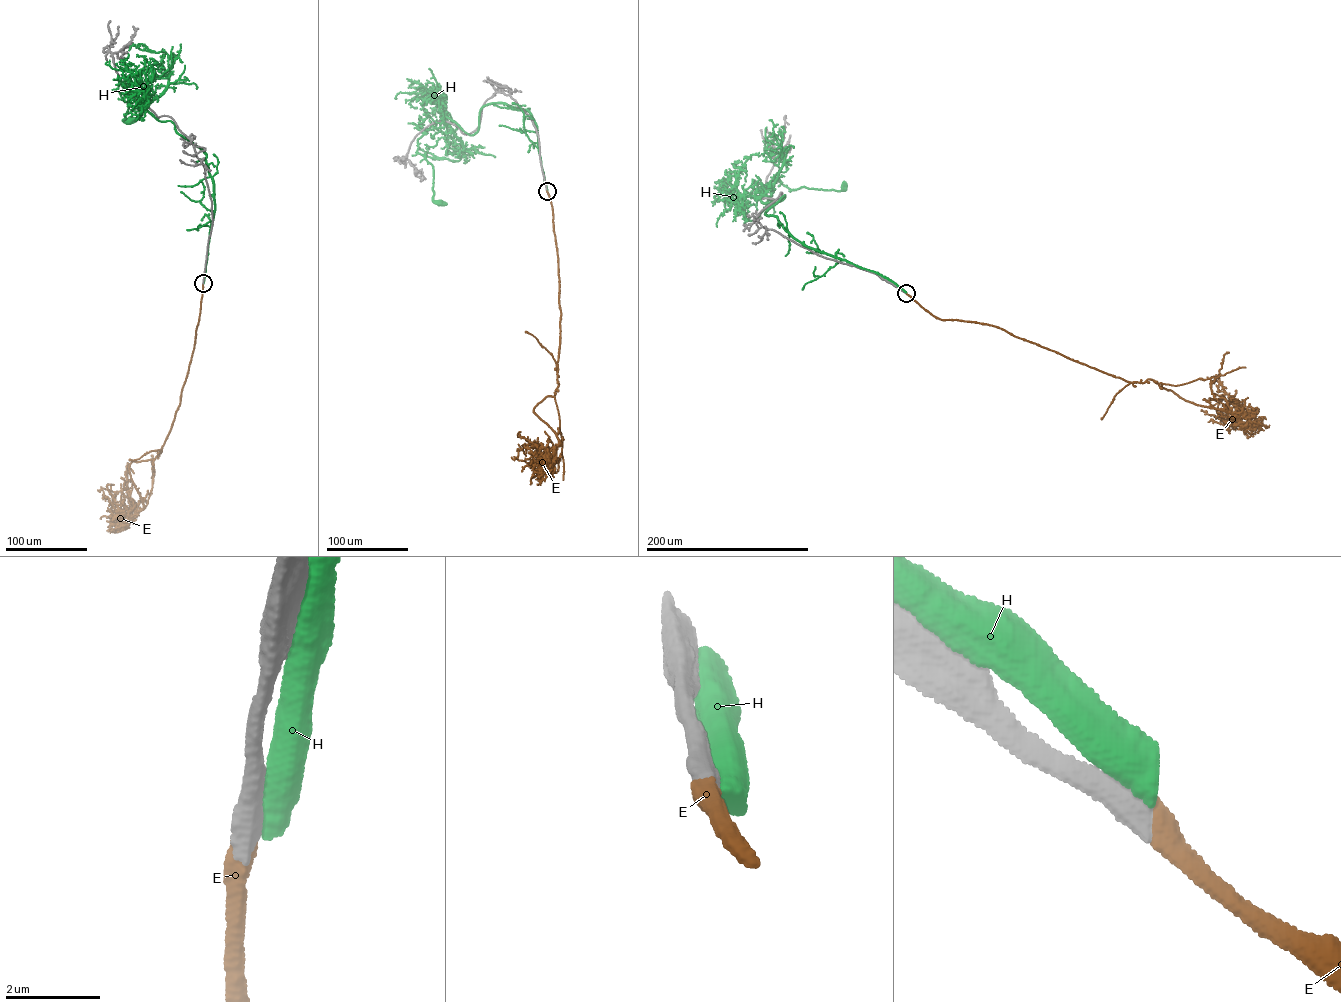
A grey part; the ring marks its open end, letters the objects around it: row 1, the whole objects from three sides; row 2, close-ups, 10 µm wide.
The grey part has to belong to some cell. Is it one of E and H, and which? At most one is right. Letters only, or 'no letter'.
E

